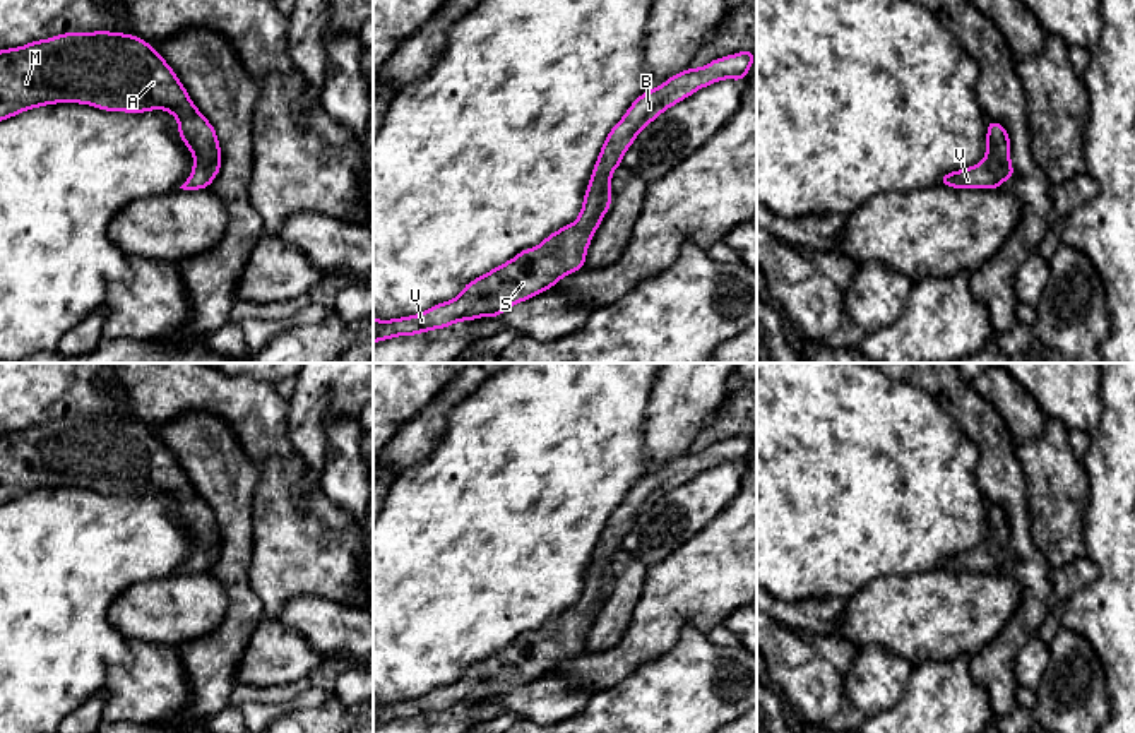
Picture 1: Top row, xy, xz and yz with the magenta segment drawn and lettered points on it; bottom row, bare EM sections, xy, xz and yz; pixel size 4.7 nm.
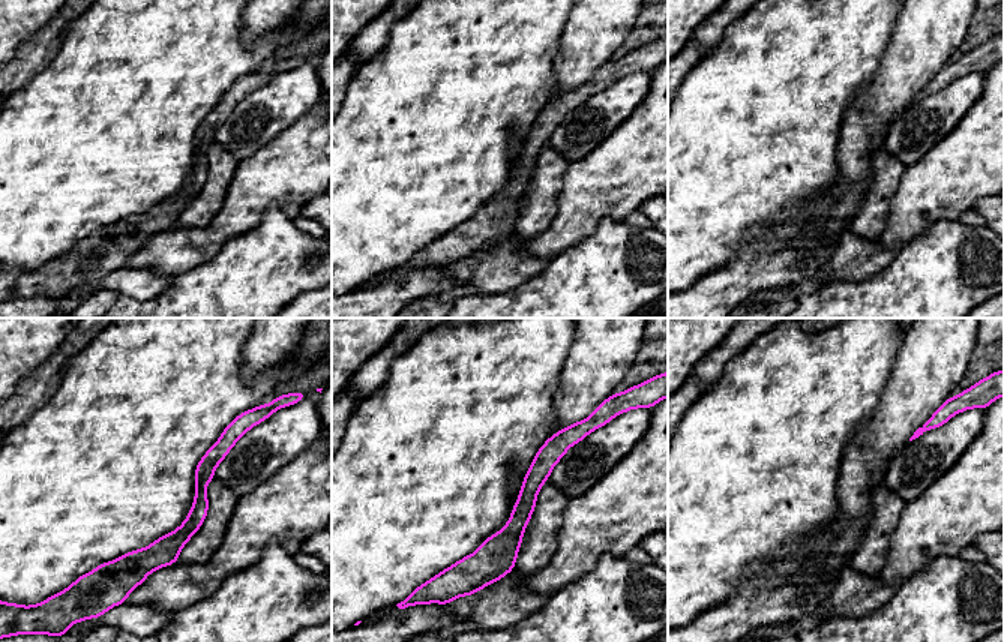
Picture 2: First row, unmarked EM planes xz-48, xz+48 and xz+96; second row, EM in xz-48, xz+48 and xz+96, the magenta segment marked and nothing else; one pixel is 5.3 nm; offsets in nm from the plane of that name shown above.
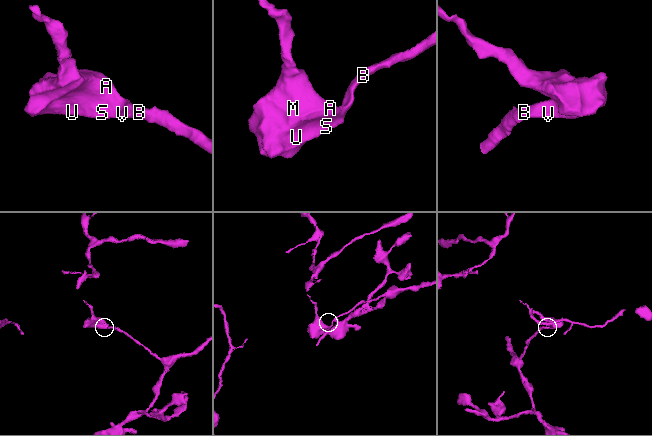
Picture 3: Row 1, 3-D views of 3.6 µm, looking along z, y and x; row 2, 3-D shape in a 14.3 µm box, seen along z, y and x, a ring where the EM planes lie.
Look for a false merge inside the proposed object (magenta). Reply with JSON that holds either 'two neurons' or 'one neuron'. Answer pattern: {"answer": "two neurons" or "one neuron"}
{"answer": "one neuron"}

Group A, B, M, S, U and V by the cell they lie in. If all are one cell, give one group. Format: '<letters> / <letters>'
A B M S U V

